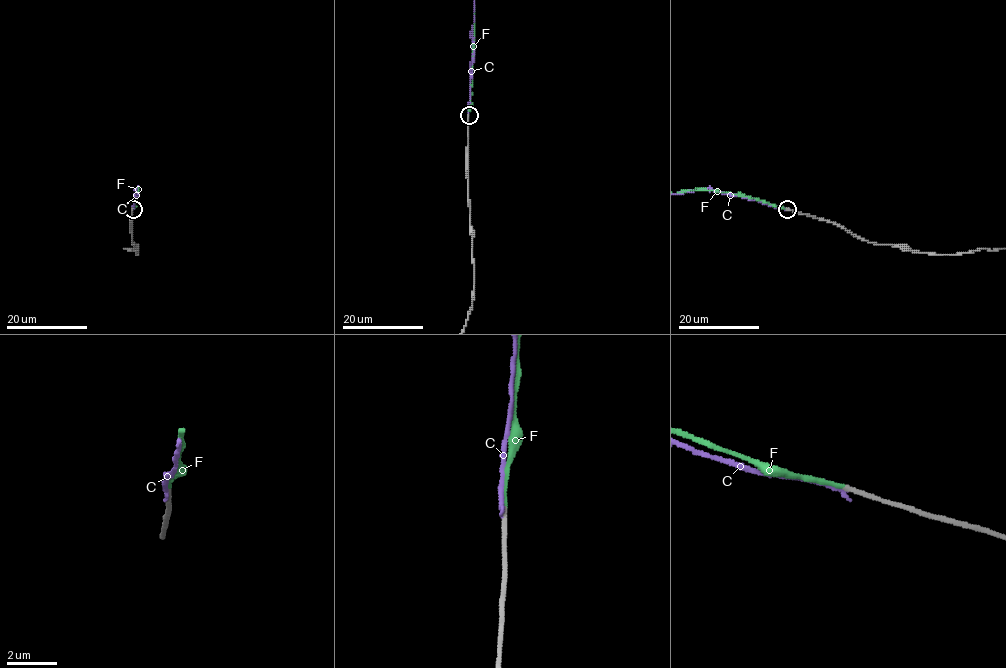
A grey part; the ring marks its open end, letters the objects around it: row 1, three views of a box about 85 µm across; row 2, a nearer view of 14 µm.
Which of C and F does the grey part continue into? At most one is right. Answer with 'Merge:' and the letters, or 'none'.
Merge: F

